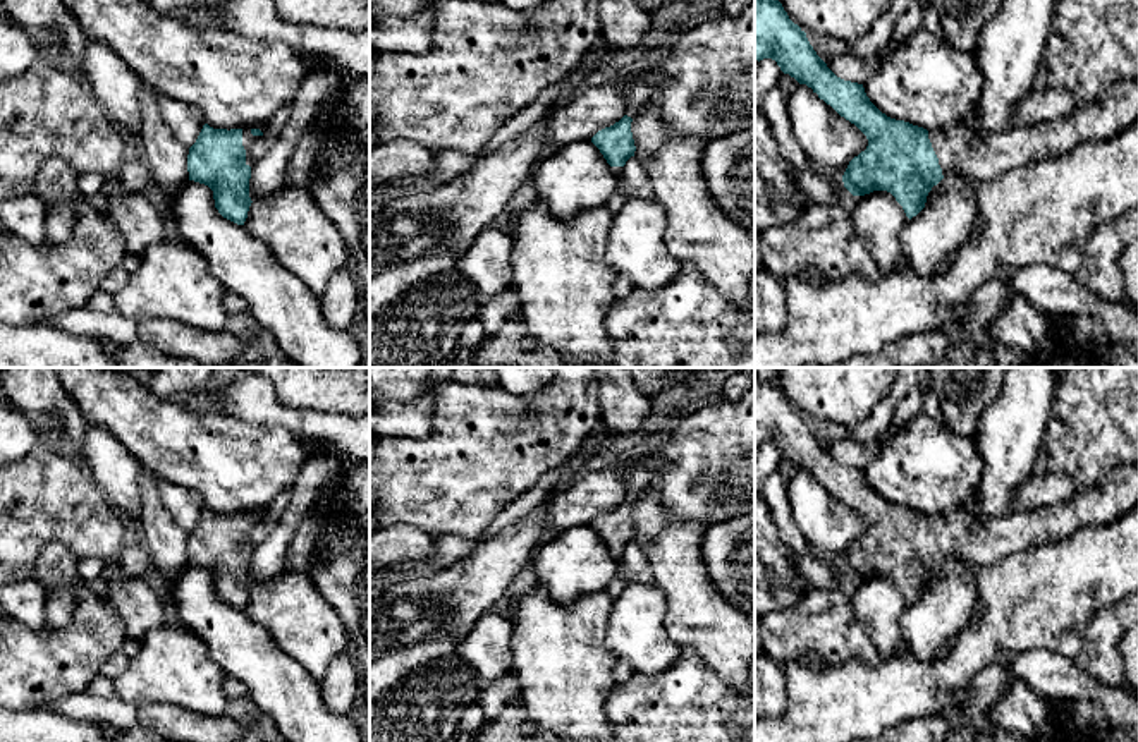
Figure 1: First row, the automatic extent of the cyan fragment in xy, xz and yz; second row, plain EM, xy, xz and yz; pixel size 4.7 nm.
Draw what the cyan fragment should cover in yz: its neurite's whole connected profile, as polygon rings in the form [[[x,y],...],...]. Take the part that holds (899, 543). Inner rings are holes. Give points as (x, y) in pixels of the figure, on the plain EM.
[[[755,378],[755,445],[772,443],[854,508],[868,531],[844,560],[853,581],[887,575],[906,601],[916,601],[933,570],[945,562],[994,565],[1013,553],[1061,541],[1083,527],[1104,526],[1138,503],[1138,465],[1119,465],[1073,500],[978,522],[971,503],[927,515],[882,498],[863,469],[837,462],[794,409],[782,388]]]

